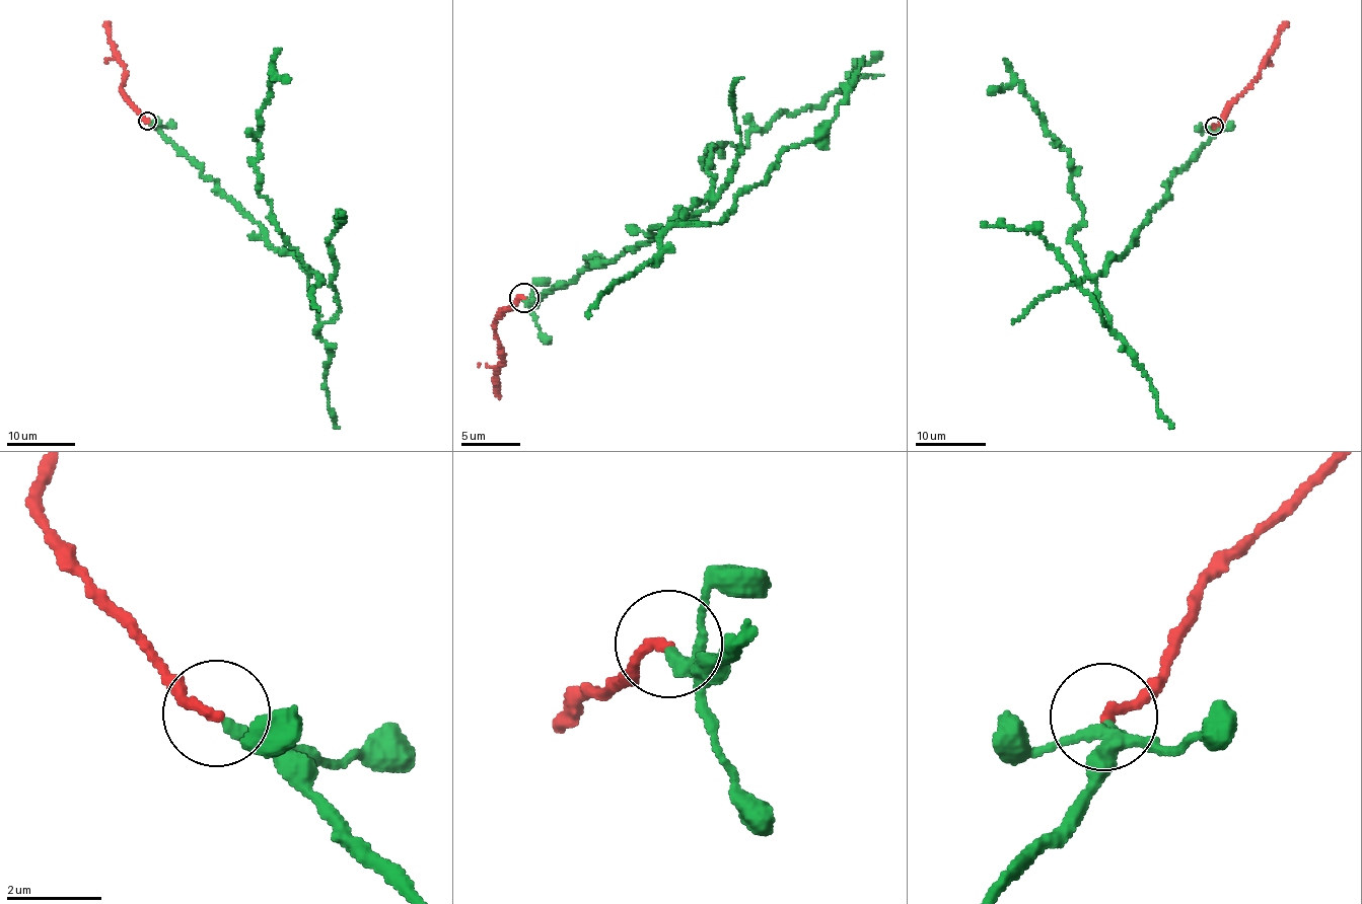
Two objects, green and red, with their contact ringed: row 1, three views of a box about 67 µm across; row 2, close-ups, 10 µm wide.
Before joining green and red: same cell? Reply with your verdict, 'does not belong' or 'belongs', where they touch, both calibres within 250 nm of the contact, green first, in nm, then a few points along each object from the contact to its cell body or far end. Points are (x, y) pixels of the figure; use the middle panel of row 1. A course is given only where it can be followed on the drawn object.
belongs; at (524, 297); 220 nm thick on the green side, 200 nm on the other; green runs (523, 298), (708, 211), (710, 147), (712, 168), (717, 145), (744, 147), (879, 52); red runs (525, 298), (500, 312), (496, 321), (501, 358), (495, 381), (500, 395)

